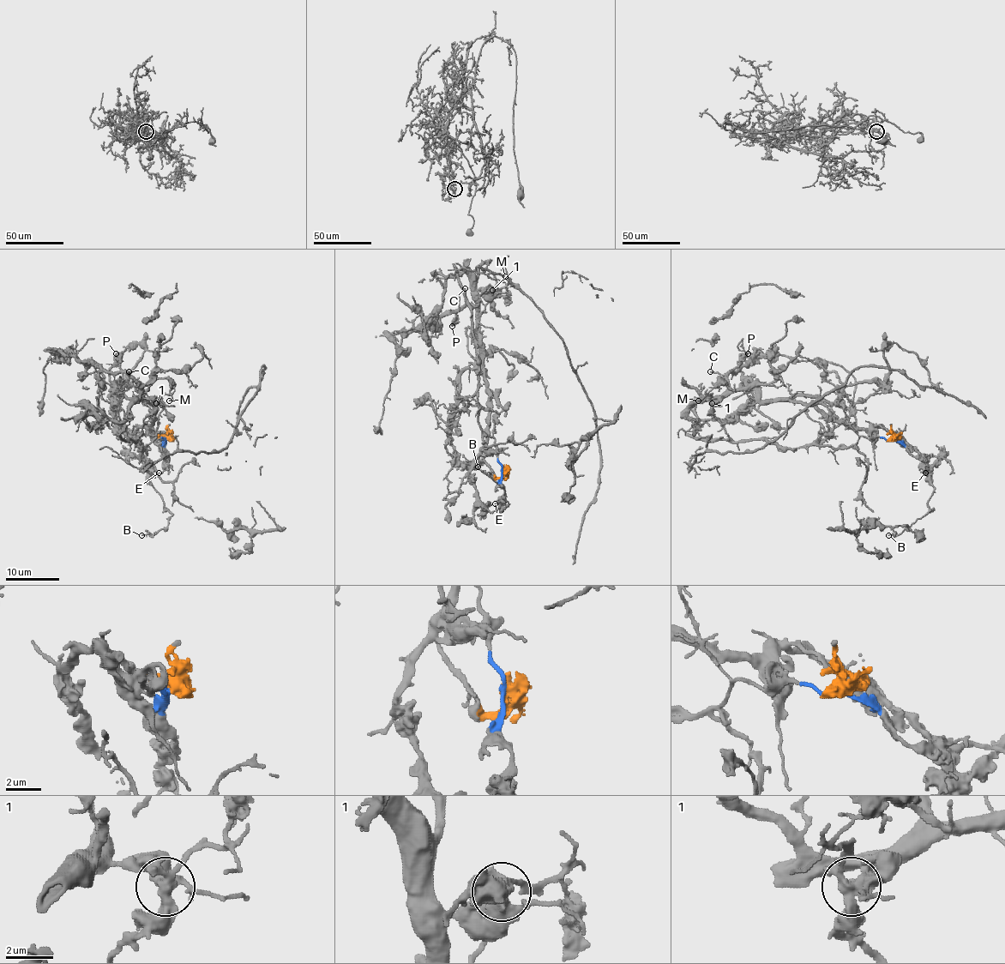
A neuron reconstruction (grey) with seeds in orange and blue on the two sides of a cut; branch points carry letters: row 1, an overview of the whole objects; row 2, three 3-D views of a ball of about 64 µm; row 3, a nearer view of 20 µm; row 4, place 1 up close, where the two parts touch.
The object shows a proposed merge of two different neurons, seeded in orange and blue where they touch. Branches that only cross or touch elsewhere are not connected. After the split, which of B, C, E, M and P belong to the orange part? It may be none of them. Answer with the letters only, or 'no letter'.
B, C, P

